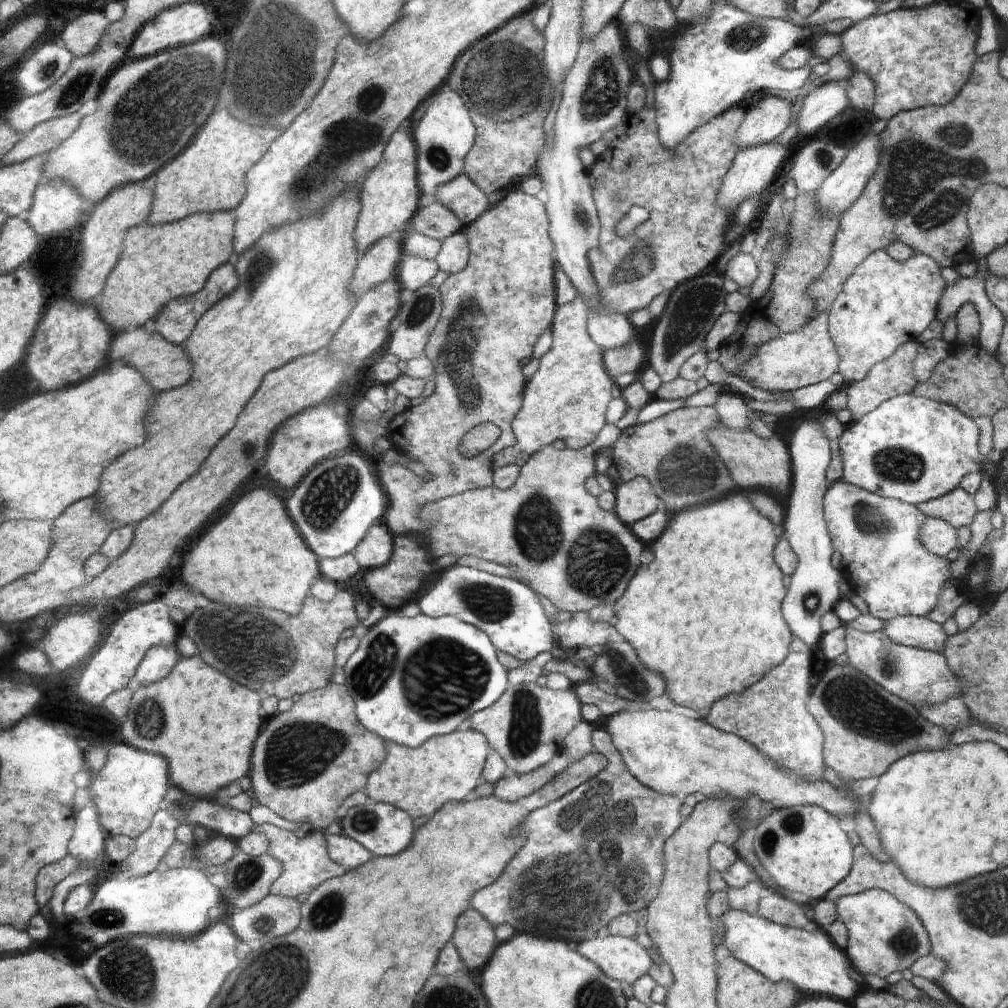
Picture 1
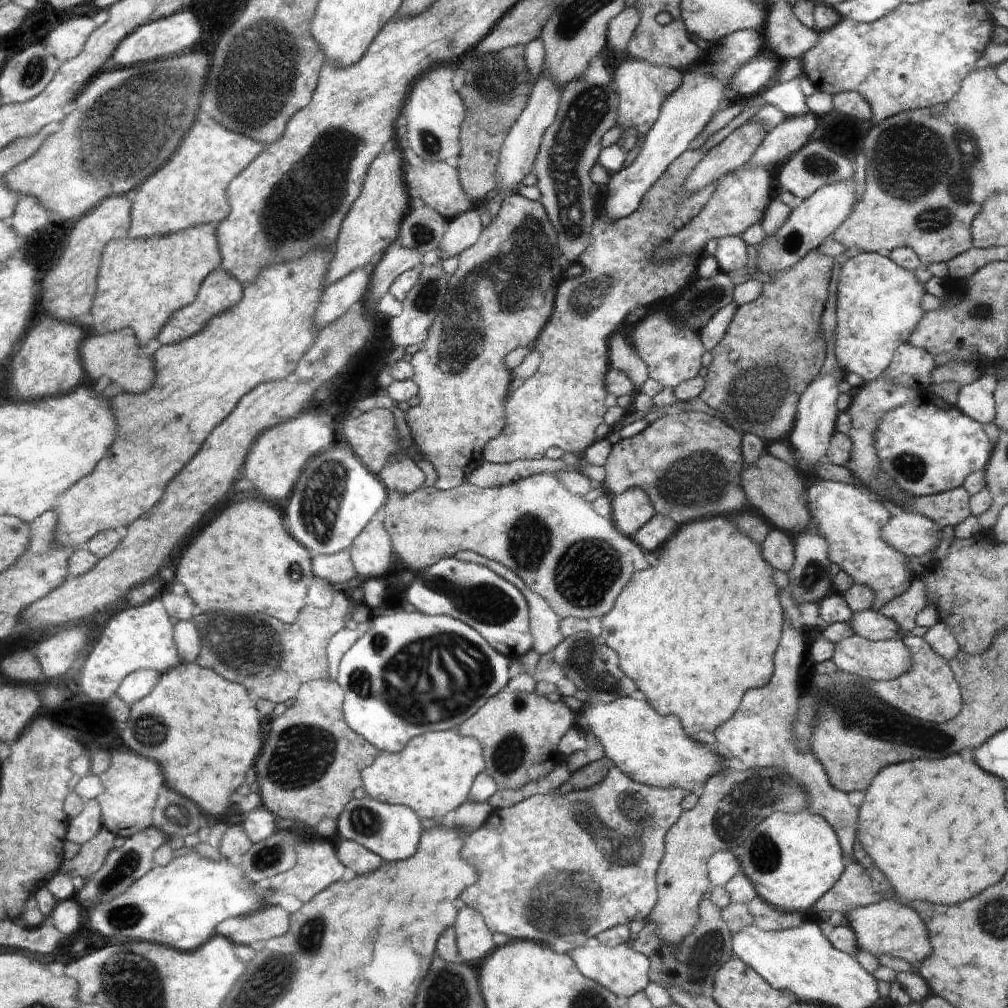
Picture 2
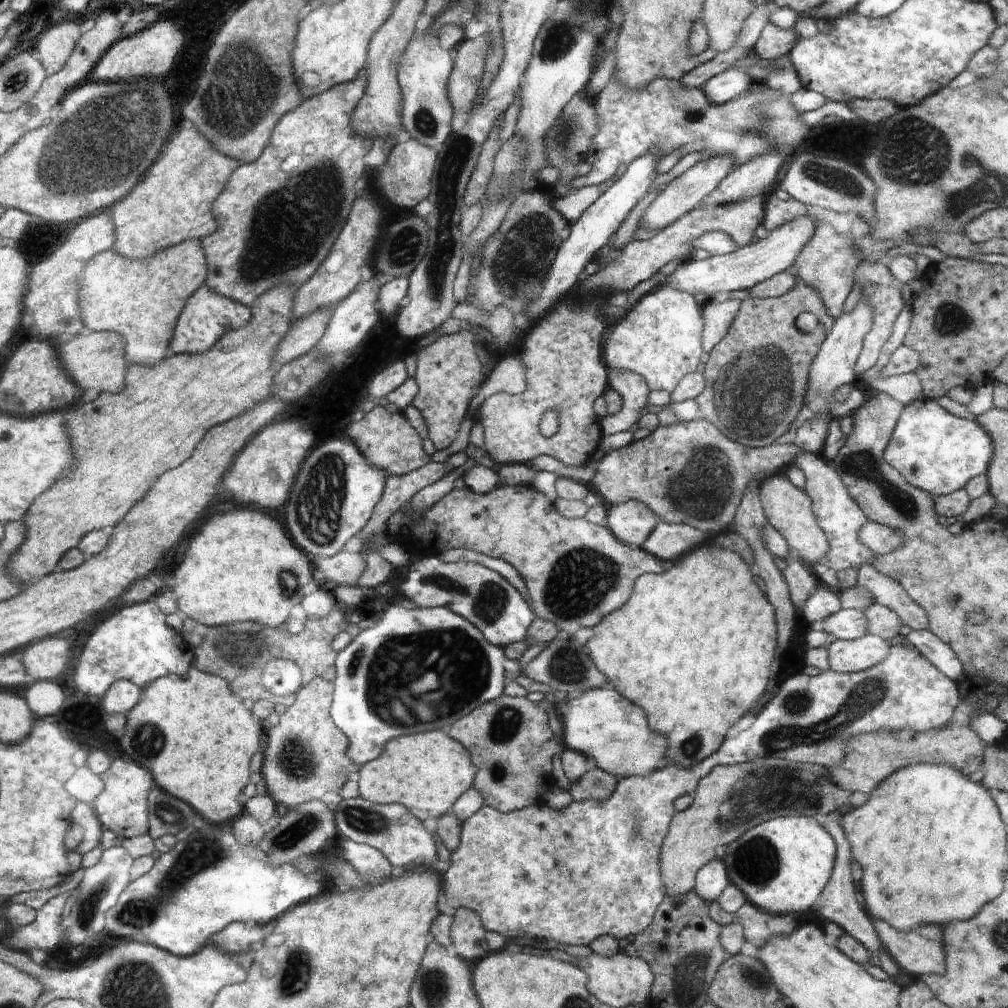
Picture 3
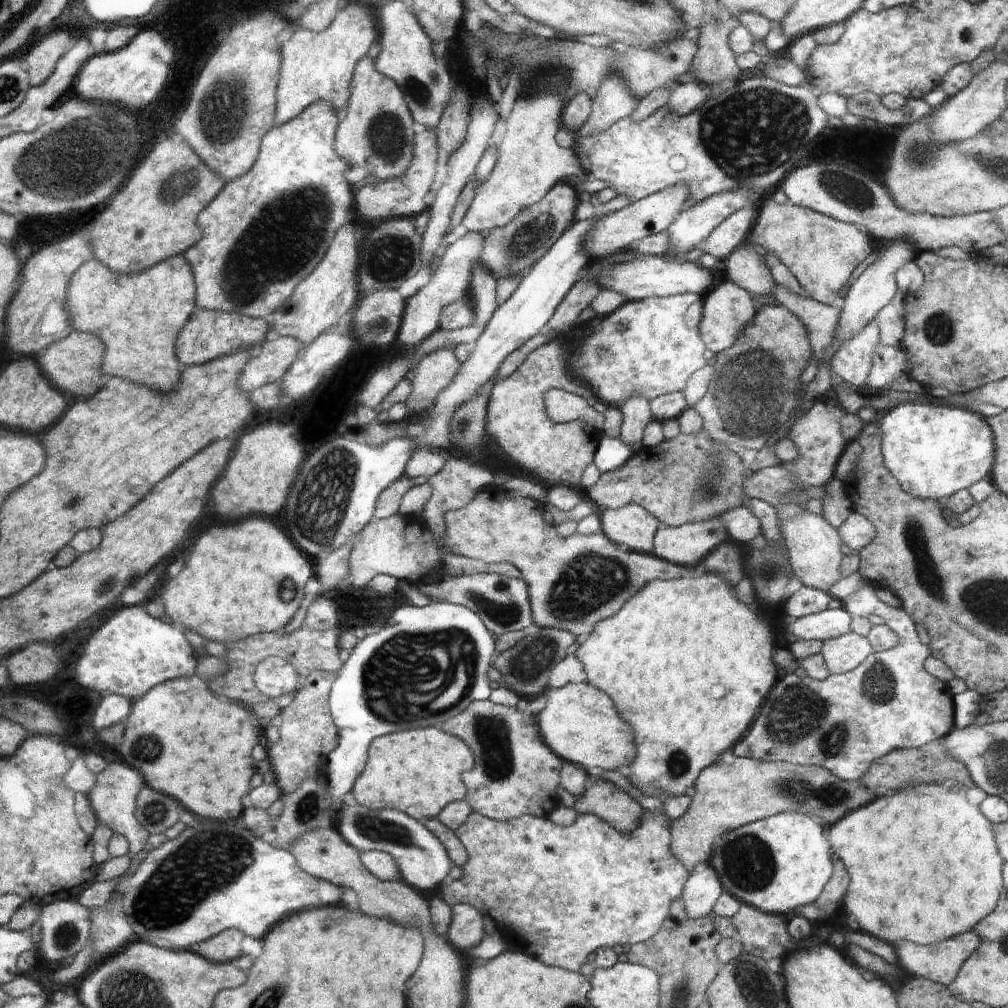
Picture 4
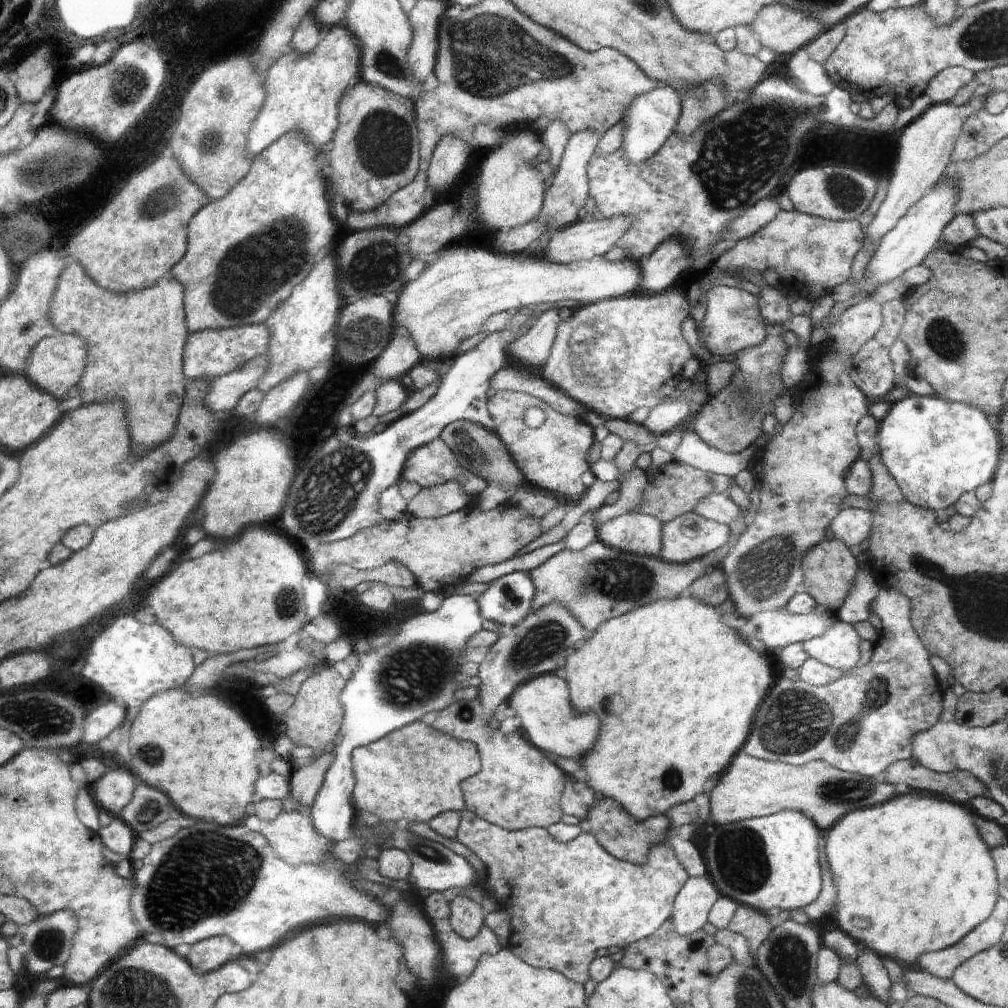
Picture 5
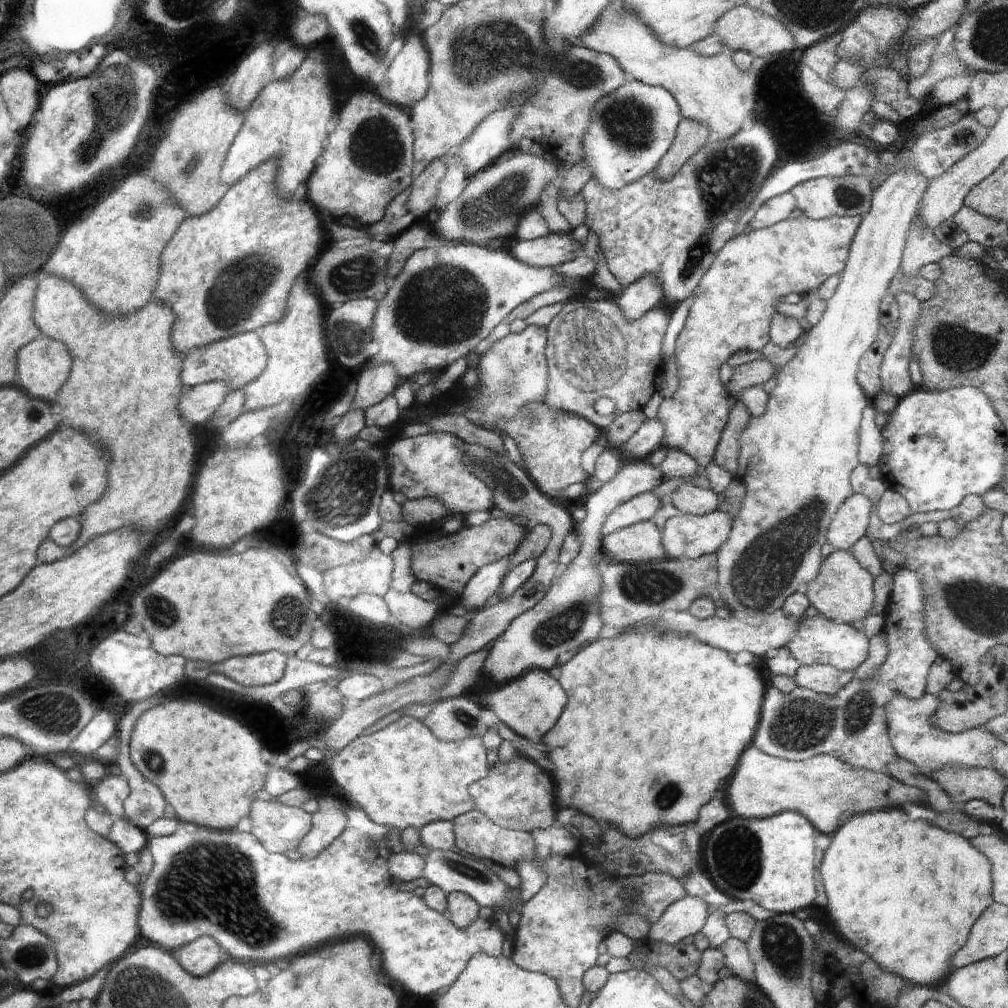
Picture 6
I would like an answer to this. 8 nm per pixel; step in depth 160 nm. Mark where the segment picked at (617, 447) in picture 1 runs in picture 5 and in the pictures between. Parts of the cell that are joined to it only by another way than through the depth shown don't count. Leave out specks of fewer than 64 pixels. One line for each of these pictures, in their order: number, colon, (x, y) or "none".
2: (689, 463)
3: (690, 473)
4: (691, 478)
5: (677, 488)

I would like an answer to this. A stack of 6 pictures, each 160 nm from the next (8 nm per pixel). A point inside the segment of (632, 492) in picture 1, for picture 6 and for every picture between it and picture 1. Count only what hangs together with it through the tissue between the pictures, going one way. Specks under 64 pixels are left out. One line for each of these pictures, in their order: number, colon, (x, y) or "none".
2: (631, 510)
3: (632, 522)
4: (632, 525)
5: (637, 533)
6: (640, 542)

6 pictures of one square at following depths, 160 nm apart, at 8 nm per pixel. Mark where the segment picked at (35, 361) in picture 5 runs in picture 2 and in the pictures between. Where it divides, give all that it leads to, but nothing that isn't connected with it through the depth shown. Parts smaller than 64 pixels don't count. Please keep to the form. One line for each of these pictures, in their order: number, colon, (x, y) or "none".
2: (118, 355)
3: (99, 360)
4: (76, 365)

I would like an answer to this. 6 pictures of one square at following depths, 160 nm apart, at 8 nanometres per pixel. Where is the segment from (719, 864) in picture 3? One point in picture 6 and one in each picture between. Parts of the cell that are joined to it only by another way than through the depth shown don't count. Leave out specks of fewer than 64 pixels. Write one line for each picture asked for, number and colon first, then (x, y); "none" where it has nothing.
4: (702, 889)
5: (691, 908)
6: (686, 917)

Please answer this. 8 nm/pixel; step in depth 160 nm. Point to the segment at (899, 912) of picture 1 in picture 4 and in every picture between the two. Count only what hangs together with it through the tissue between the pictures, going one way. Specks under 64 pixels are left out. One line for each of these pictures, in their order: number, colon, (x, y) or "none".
2: (885, 927)
3: (919, 950)
4: (941, 962)

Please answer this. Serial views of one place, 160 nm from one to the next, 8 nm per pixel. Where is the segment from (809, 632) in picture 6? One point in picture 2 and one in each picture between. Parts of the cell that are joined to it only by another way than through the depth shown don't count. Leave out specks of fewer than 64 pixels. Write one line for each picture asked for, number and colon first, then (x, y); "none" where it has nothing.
2: (872, 660)
3: (845, 656)
4: (842, 654)
5: (840, 648)

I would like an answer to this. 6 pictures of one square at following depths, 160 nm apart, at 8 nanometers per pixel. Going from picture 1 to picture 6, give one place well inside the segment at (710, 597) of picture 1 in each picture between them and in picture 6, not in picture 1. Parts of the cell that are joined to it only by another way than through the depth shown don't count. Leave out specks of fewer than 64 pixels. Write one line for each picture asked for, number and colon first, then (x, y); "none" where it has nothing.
2: (701, 626)
3: (694, 647)
4: (687, 661)
5: (677, 688)
6: (660, 716)

